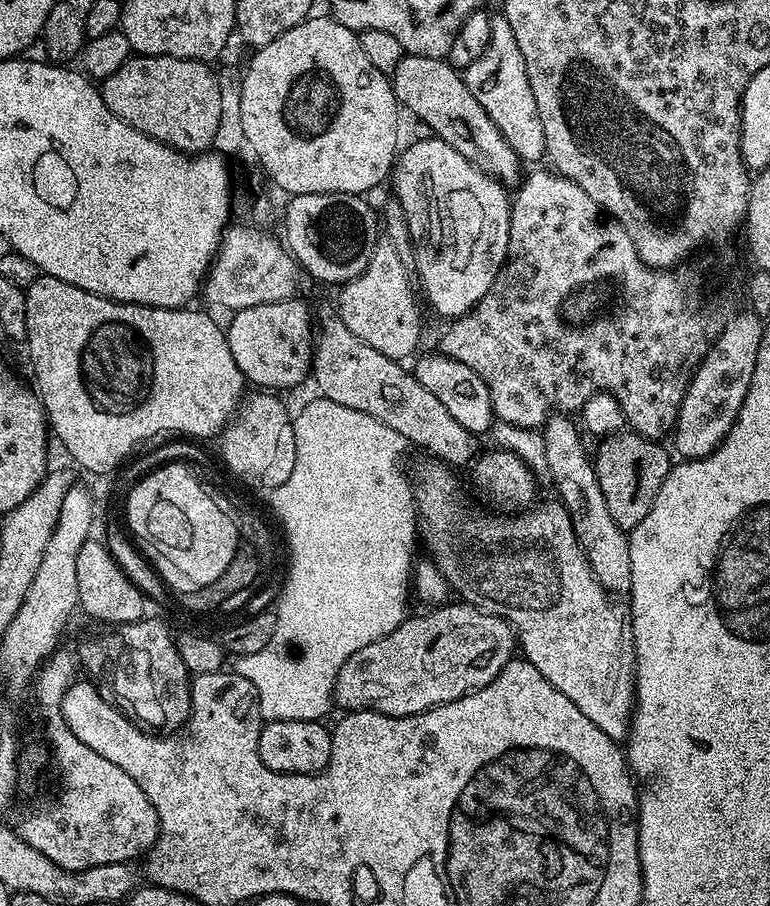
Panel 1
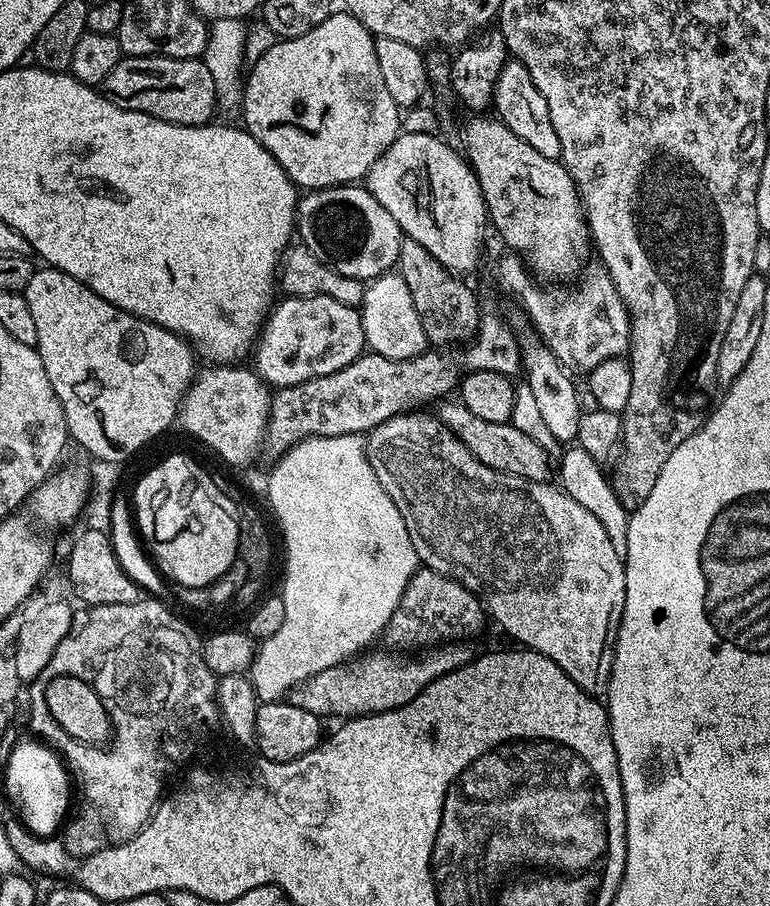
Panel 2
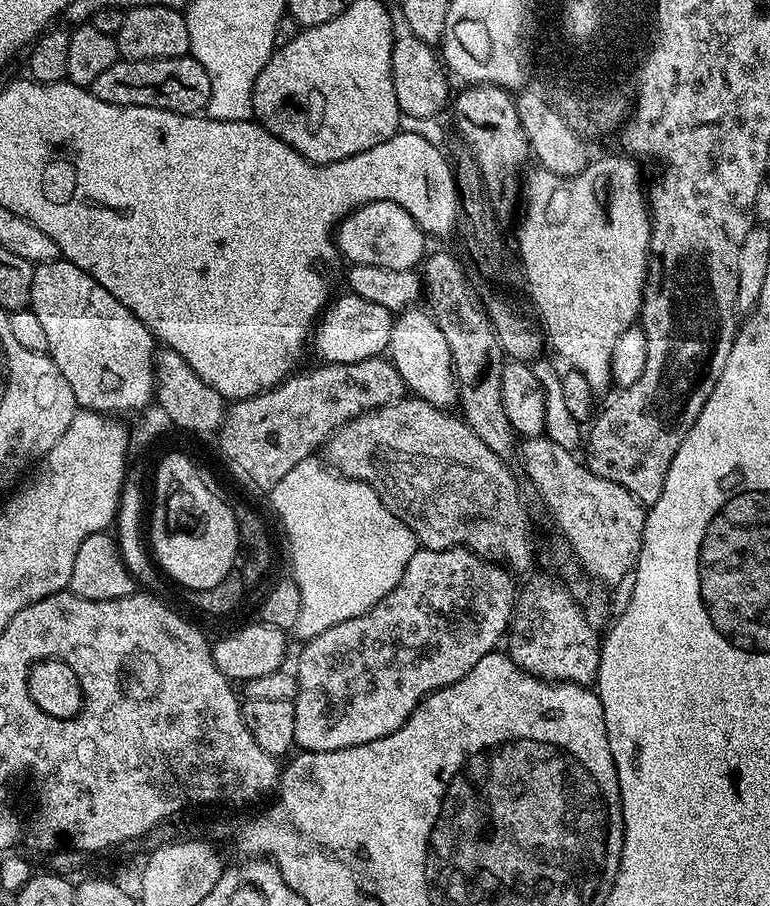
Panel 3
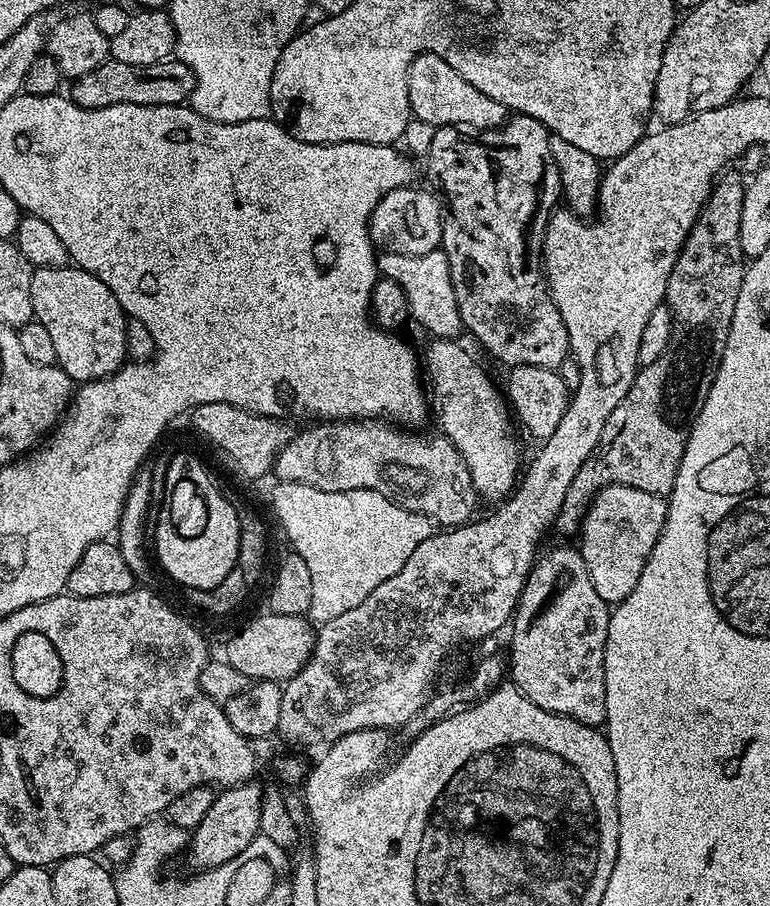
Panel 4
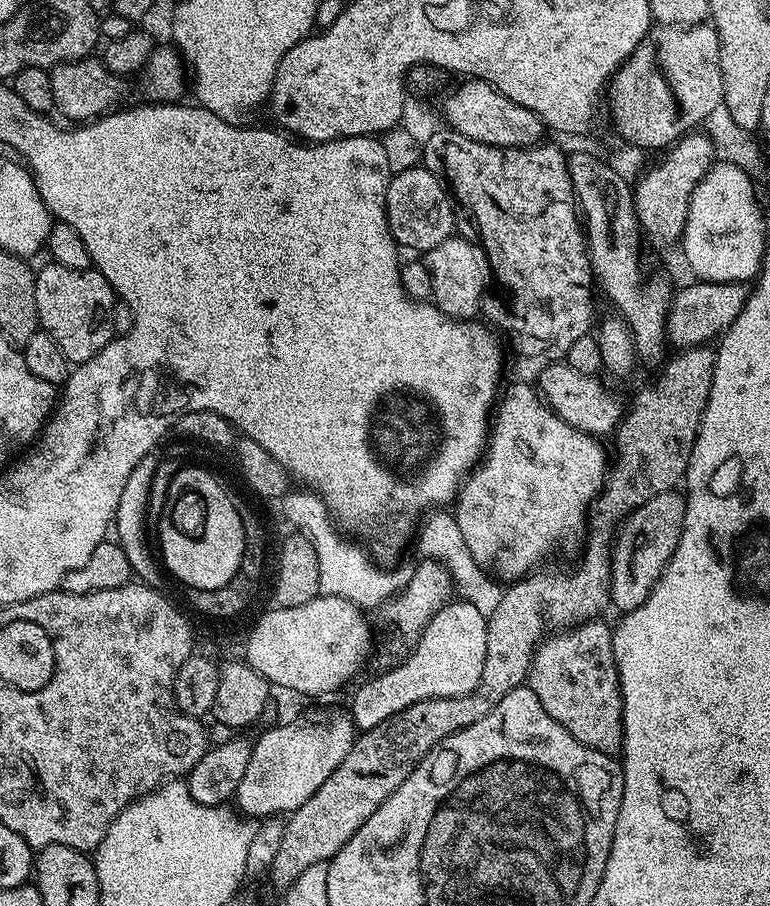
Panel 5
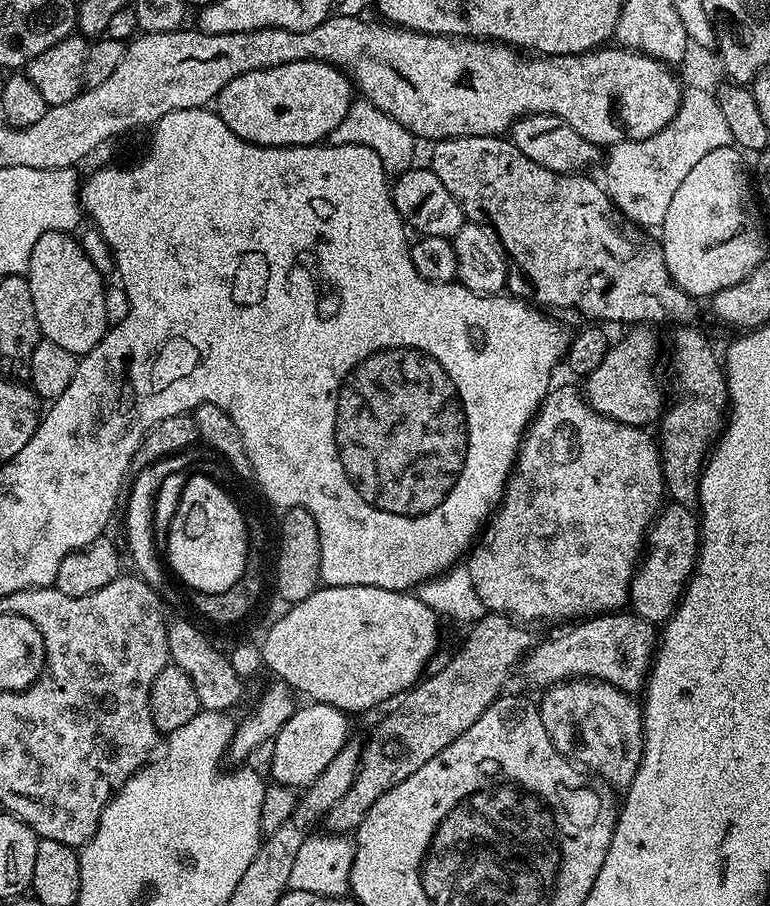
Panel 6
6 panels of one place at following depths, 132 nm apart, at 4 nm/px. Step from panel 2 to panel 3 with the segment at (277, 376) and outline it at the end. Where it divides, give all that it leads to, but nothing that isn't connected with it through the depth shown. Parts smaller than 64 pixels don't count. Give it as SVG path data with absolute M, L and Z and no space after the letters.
M355 294L343 295L337 295L324 309L311 337L311 347L316 347L317 354L321 356L319 359L325 364L357 364L383 357L388 352L388 343L392 337L394 314L386 306L378 306L378 302L370 302Z

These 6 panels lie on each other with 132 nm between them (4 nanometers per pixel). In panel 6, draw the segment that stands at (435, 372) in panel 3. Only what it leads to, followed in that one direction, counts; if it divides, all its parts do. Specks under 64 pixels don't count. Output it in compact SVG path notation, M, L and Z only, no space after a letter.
M564 384L561 388L556 386L549 391L544 397L544 403L536 411L536 417L529 424L523 442L520 443L520 453L516 455L516 465L512 467L512 475L504 485L504 497L500 500L499 508L491 517L478 546L473 547L466 556L466 567L470 579L474 582L474 590L478 598L482 598L488 612L501 612L503 616L513 617L520 622L529 622L528 620L572 622L577 618L591 618L597 614L614 612L623 609L629 603L632 577L636 575L636 569L646 548L646 533L651 529L666 500L660 449L653 433L651 436L648 432L651 431L623 424L594 411L577 385L575 388L572 384Z

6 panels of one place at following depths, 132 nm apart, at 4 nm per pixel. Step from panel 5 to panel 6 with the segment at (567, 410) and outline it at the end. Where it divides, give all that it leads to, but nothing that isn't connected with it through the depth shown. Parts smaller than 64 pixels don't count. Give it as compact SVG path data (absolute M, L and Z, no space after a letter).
M636 326L625 331L628 333L609 347L606 358L602 358L602 366L582 384L588 405L594 411L635 428L655 425L666 407L664 392L656 381L656 351L660 344L648 328L651 327Z

